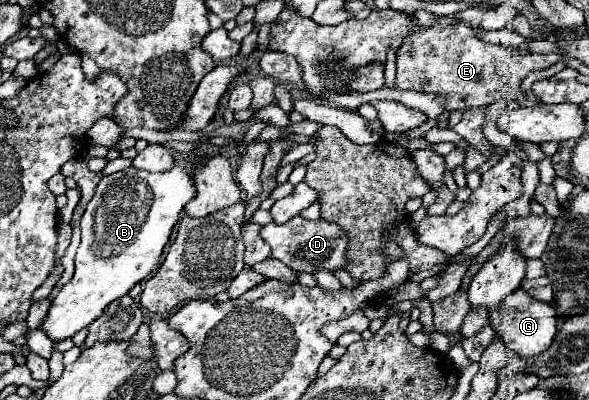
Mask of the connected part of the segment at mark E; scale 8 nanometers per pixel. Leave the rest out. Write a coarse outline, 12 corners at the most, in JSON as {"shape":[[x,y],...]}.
{"shape":[[453,17],[397,51],[397,87],[537,105],[521,81],[561,55],[491,45]]}

